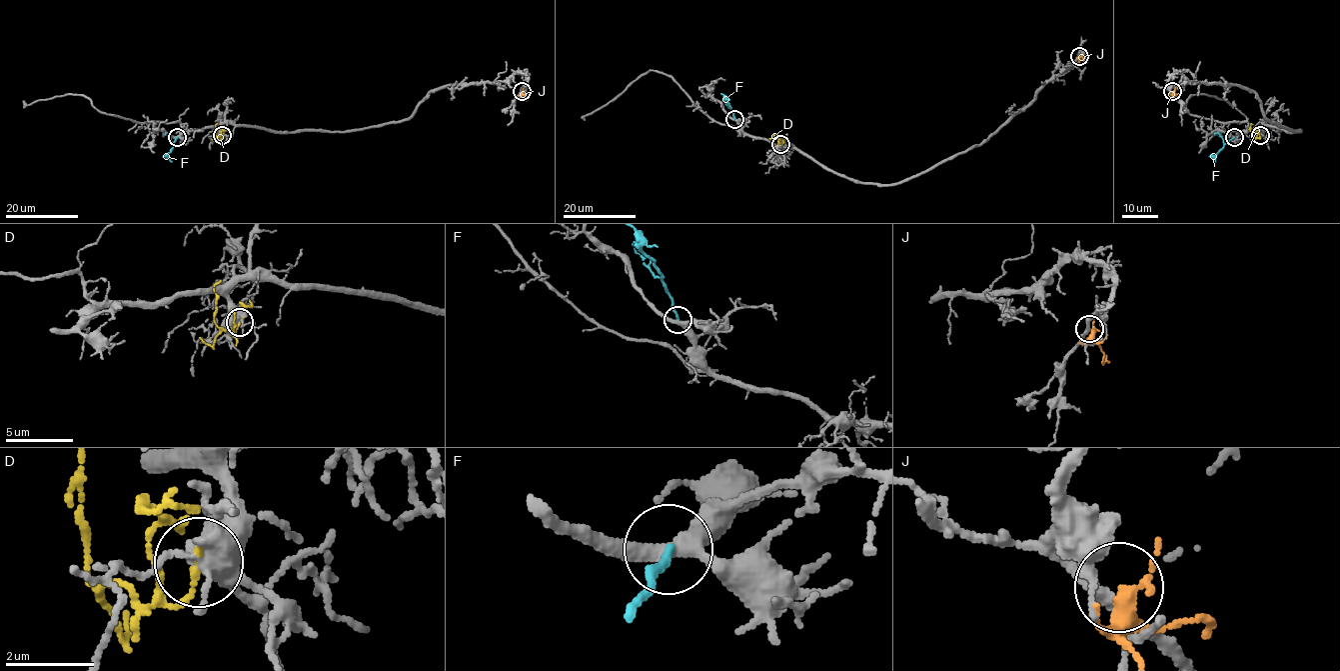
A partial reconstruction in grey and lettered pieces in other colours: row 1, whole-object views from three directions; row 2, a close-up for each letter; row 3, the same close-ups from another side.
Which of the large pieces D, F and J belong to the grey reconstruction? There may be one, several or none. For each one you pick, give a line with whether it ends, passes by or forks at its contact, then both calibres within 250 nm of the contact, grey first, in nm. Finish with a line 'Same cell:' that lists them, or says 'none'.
Same cell: none

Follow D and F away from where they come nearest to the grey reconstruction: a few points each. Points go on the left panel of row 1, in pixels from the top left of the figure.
D: (222, 135), (221, 138), (216, 136), (217, 123)
F: (177, 137), (168, 154), (171, 162)

